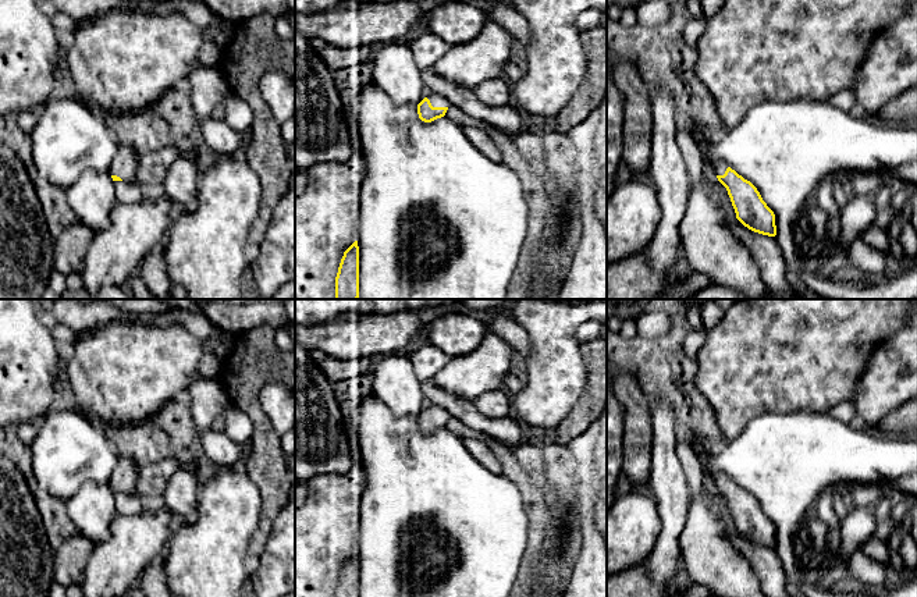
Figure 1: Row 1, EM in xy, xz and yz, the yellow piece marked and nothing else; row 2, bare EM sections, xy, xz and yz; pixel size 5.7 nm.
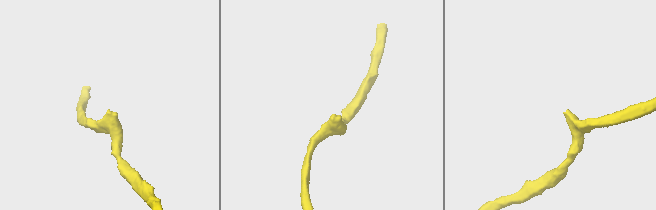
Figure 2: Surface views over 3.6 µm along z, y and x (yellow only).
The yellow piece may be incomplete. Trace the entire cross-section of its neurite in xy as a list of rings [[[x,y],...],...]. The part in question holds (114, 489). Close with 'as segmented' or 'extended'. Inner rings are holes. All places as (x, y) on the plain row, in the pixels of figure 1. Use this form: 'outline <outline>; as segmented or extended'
outline [[[120,455],[118,463],[107,484],[111,487],[113,493],[134,494],[136,477],[138,472],[134,461],[128,456]]]; extended

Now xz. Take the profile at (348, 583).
outline [[[355,552],[341,571],[335,597],[359,597],[359,558]]]; as segmented

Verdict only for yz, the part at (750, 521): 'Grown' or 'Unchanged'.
Grown

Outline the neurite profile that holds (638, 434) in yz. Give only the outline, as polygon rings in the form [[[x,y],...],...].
[[[614,367],[612,388],[623,406],[622,472],[632,488],[650,483],[653,419],[651,401],[635,376]]]

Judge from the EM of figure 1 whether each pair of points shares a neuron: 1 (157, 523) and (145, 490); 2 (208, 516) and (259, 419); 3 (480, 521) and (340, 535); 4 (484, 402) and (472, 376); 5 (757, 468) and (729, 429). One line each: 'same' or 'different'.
1: different
2: different
3: different
4: different
5: different

